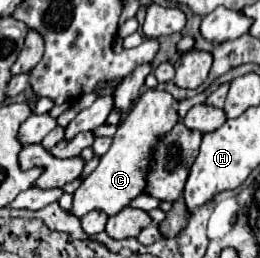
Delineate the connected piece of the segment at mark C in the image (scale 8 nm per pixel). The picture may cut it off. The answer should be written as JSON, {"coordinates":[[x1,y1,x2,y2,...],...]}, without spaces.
{"coordinates":[[147,90,139,96,137,104,129,110,127,118,117,128,107,154,101,156,99,160,99,166,75,190,73,206,71,206,73,216,83,218,91,210,99,210,99,212,105,212,107,216,115,216,135,196,143,194,145,172,151,162,151,150,159,140,159,136,169,132,179,120,177,110,173,108,173,102,175,100,169,92,159,92,159,90]]}

